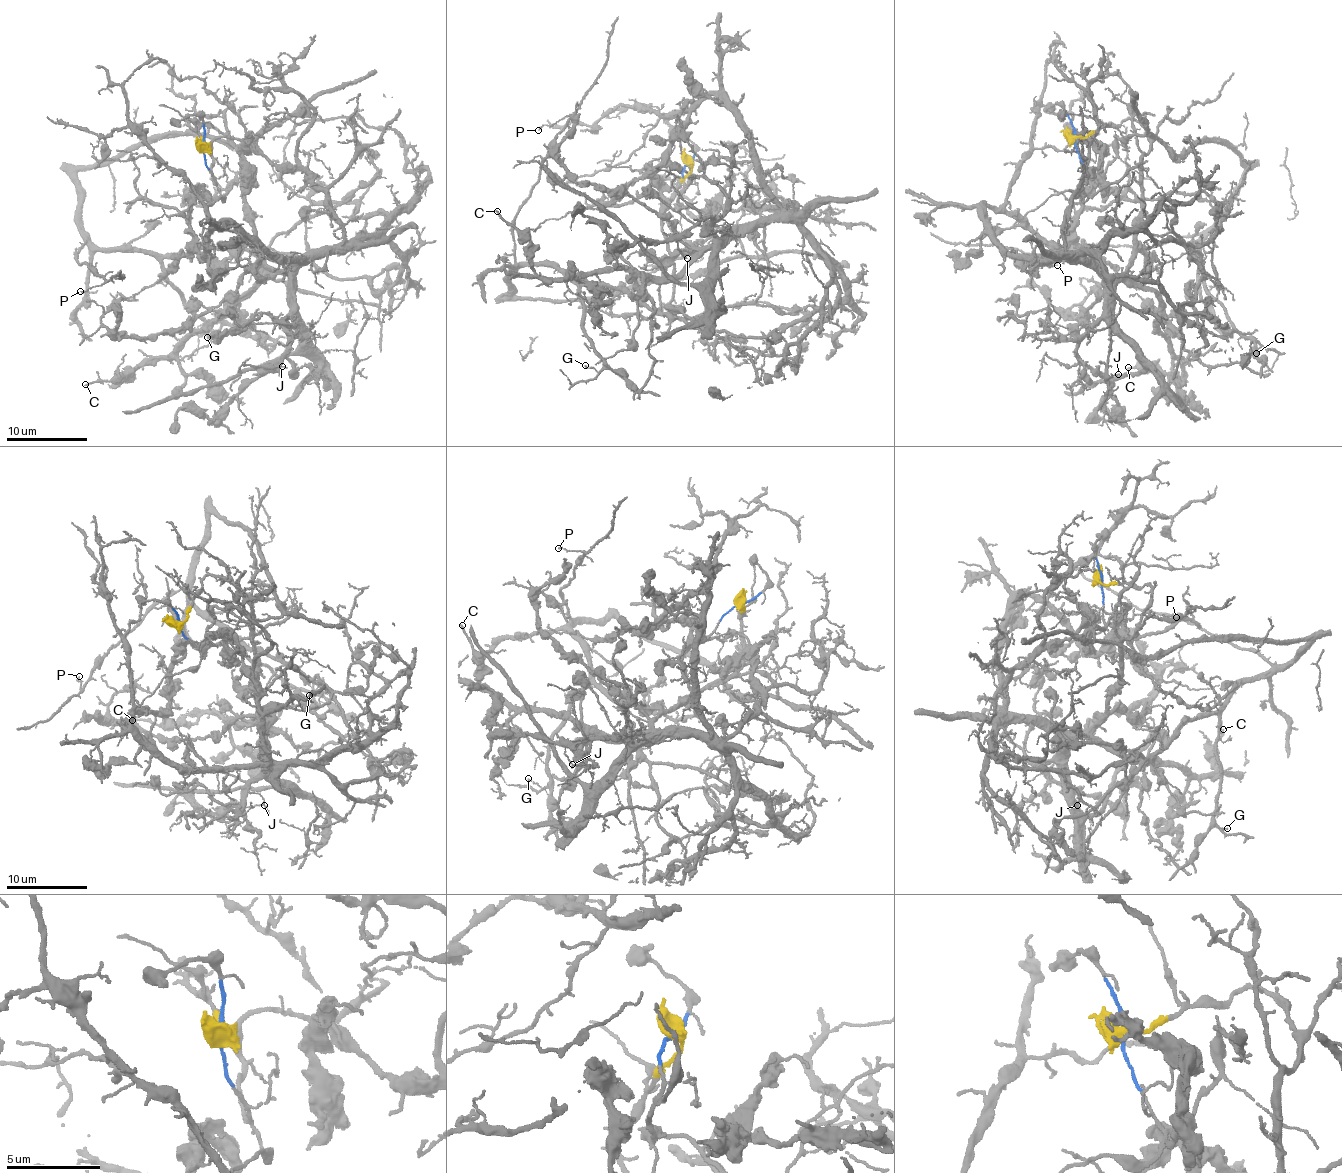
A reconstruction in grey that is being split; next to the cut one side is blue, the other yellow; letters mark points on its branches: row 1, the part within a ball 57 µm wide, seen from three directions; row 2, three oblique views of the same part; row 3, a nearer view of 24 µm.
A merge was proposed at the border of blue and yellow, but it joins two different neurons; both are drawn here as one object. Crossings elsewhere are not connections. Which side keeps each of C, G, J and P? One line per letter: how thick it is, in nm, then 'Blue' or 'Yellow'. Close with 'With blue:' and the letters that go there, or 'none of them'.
C: Thickness 180 nm. Yellow
G: Thickness 100 nm. Blue
J: Thickness 120 nm. Yellow
P: Thickness 130 nm. Blue
With blue: G, P

